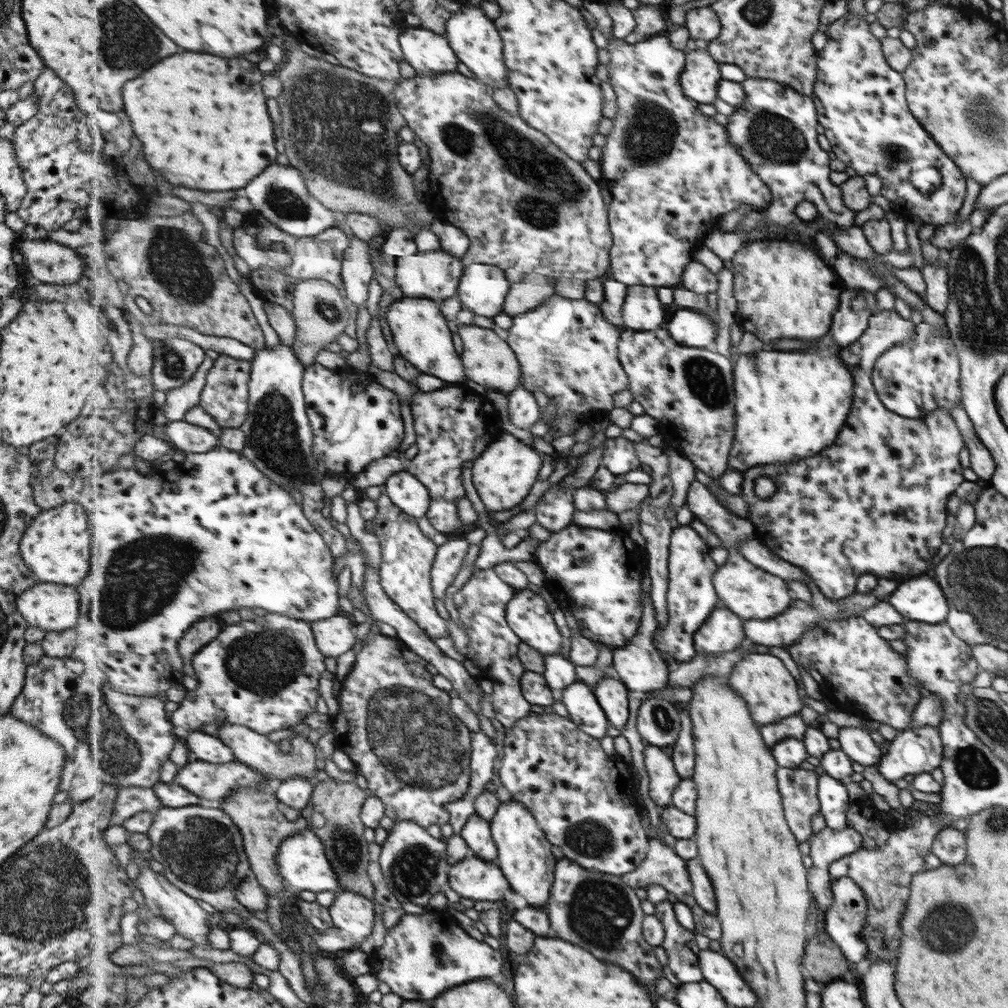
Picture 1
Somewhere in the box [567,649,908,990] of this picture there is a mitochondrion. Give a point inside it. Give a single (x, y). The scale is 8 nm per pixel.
(662, 718)

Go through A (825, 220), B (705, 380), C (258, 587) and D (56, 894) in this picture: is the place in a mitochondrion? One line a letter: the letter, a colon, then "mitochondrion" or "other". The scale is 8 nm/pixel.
A: other
B: mitochondrion
C: other
D: mitochondrion

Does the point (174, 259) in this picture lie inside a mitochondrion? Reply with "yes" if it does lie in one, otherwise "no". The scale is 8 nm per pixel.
yes

